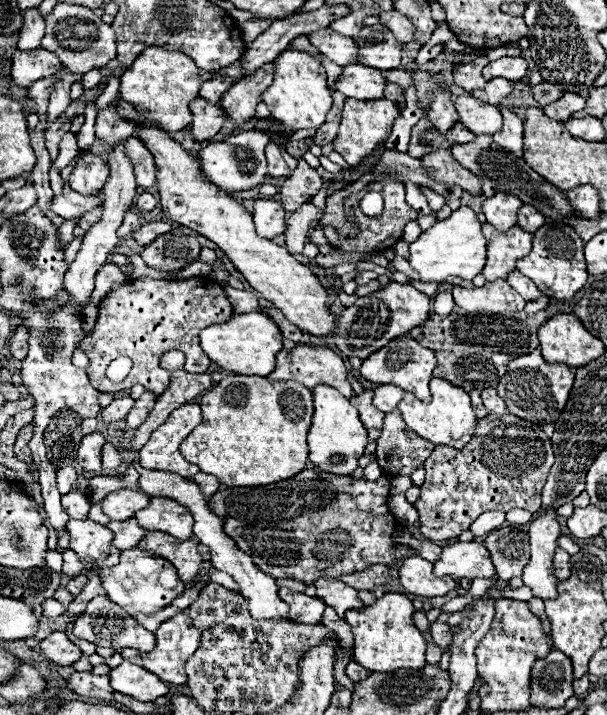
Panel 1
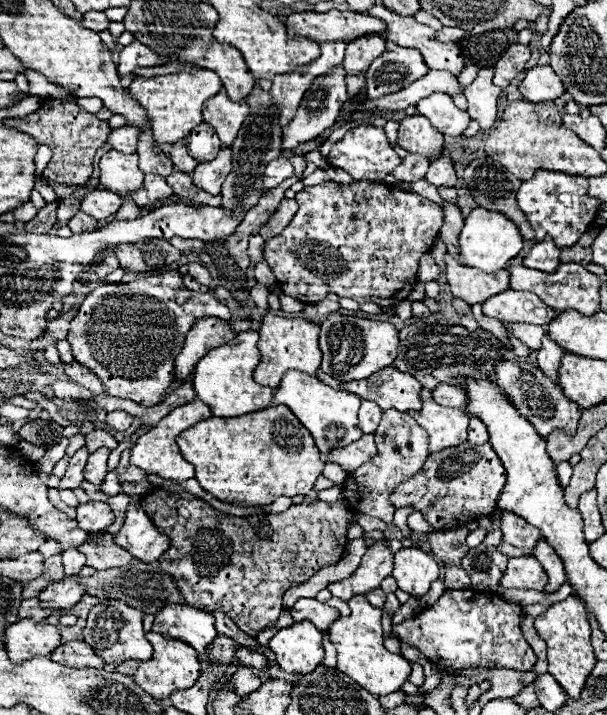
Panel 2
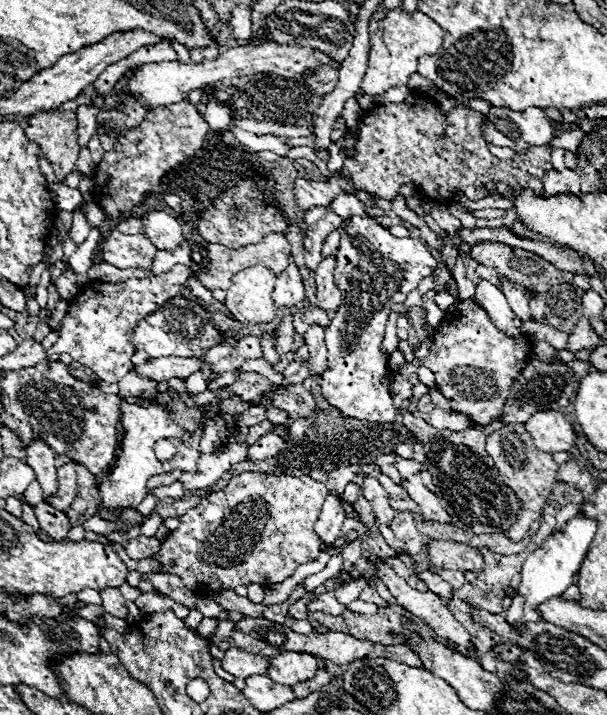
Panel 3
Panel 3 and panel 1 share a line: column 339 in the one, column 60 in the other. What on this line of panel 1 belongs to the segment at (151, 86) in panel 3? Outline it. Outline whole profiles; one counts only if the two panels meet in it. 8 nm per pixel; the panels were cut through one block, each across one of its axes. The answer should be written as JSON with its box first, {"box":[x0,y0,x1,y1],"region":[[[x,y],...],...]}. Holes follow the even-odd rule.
{"box":[12,50,62,86],"region":[[[16,50],[12,56],[12,80],[18,86],[32,86],[36,80],[48,78],[62,68],[58,56],[50,50]]]}

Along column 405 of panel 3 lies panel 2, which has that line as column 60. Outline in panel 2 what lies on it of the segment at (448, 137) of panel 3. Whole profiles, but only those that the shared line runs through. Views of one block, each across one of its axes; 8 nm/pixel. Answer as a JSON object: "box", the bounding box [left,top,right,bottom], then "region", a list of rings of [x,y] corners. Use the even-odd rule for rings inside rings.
{"box":[2,98,112,186],"region":[[[46,98],[36,112],[28,114],[24,118],[8,118],[2,124],[22,130],[24,134],[30,134],[38,144],[50,146],[54,156],[42,174],[50,182],[58,182],[64,186],[82,186],[88,182],[92,168],[94,168],[94,154],[106,142],[106,138],[112,130],[104,120],[98,120],[96,114],[86,112],[78,104],[62,102],[62,100],[54,100],[54,98]]]}

